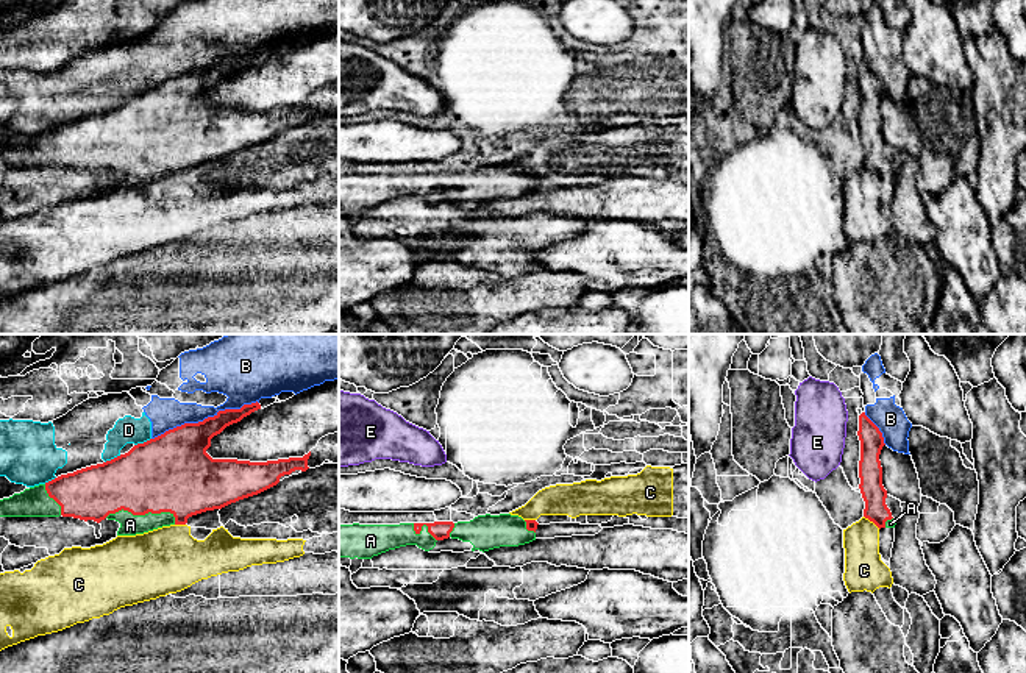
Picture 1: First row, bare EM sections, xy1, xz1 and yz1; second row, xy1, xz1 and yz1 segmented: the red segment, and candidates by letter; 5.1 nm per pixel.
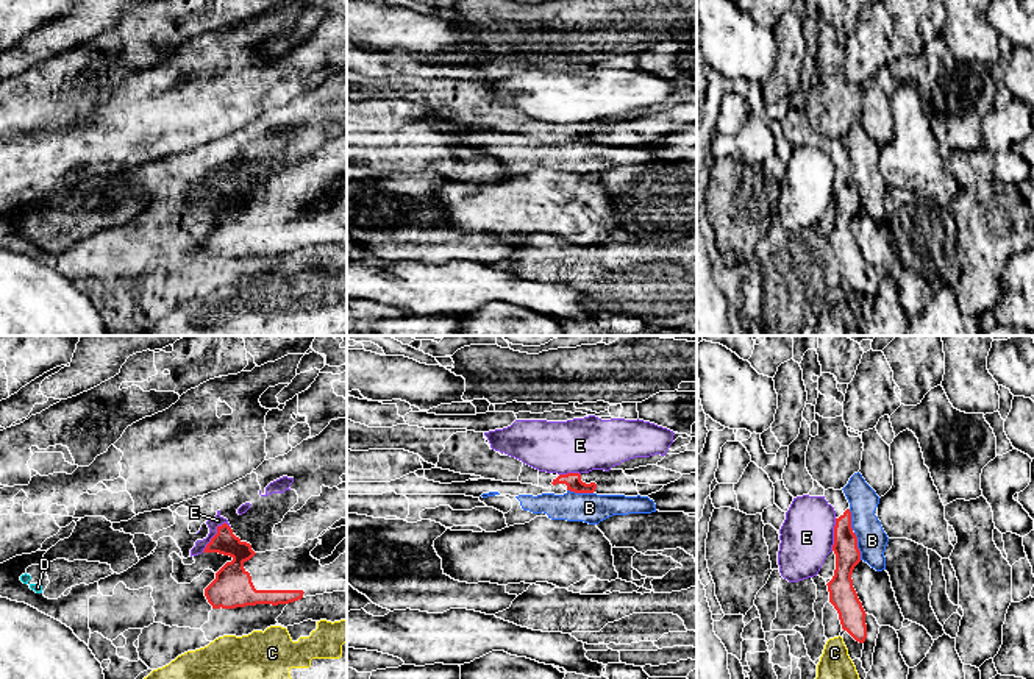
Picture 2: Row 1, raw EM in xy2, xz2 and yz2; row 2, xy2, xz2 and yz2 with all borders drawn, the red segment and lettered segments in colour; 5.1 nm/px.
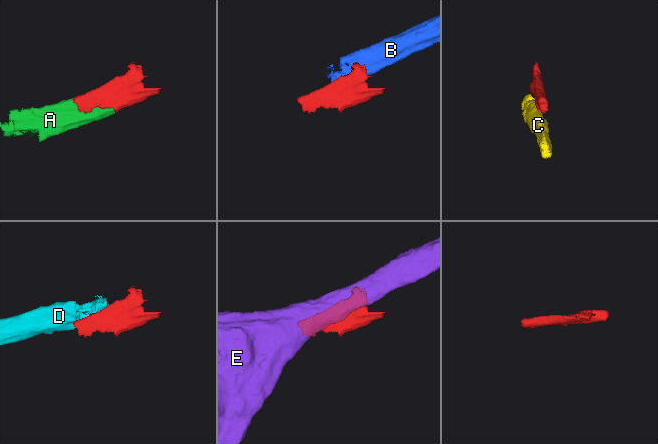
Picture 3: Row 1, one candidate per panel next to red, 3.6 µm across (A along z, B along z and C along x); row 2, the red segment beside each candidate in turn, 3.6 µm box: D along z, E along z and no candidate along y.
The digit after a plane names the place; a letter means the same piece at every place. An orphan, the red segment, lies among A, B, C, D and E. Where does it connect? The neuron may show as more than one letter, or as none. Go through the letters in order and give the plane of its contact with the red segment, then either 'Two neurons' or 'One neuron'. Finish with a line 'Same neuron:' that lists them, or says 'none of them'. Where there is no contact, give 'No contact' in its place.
A: Touches red in xy1. One neuron
B: Touches red in xy1. Two neurons
C: Touches red in yz1. Two neurons
D: Touches red in xy1. Two neurons
E: Touches red in xy2. Two neurons
Same neuron: A

